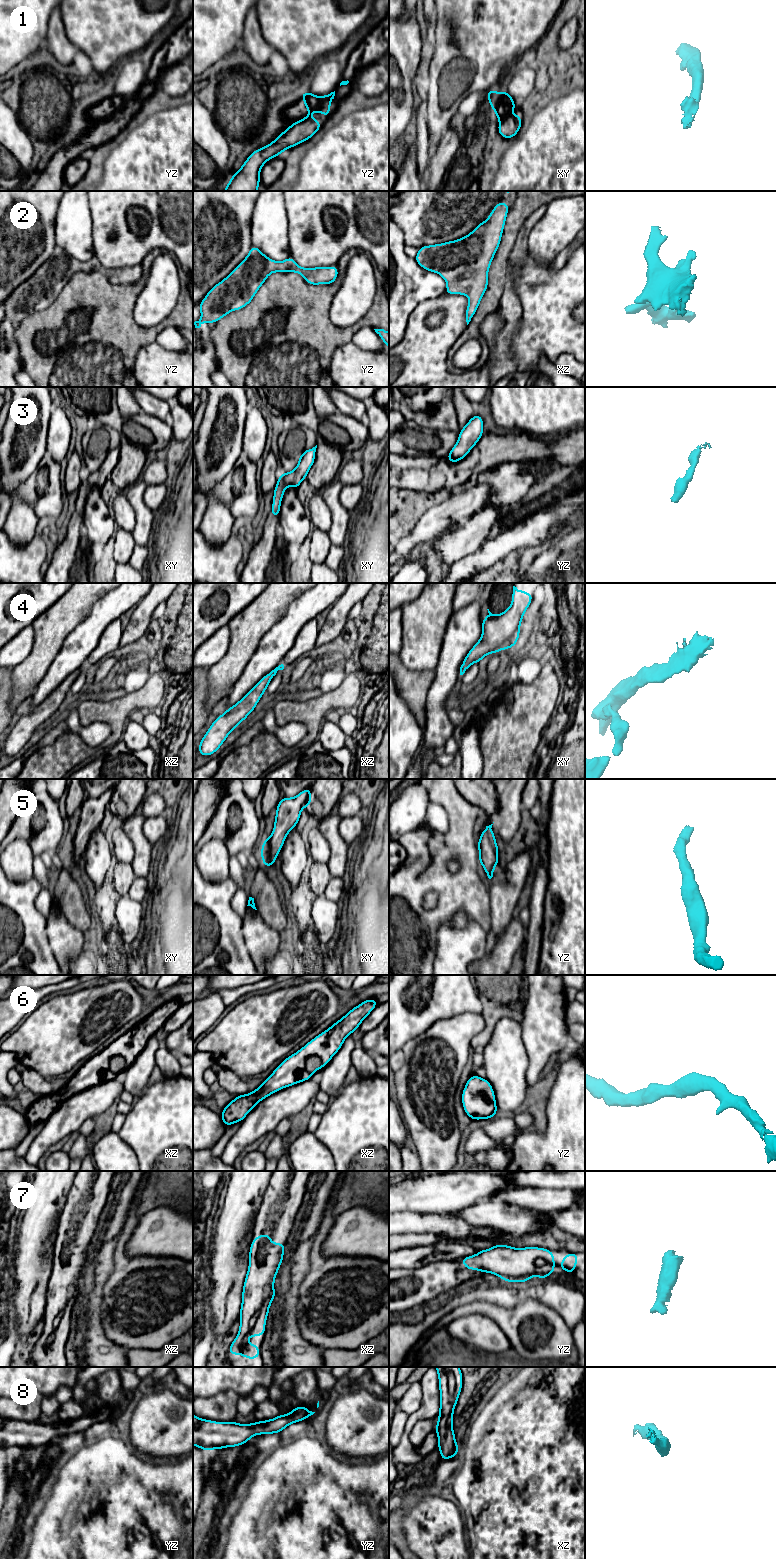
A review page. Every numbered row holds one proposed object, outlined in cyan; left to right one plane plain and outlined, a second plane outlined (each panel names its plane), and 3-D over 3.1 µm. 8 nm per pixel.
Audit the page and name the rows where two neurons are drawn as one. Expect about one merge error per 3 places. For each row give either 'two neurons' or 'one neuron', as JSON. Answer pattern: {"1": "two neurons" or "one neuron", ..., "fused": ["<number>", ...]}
{"1": "one neuron", "2": "one neuron", "3": "one neuron", "4": "one neuron", "5": "one neuron", "6": "one neuron", "7": "one neuron", "8": "one neuron", "fused": []}

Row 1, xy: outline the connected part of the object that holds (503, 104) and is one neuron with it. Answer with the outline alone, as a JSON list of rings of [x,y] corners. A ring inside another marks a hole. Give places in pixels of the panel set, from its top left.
[[[491,89],[487,92],[486,97],[500,121],[499,134],[506,139],[514,137],[521,128],[522,121],[520,115],[511,114],[516,107],[510,94],[506,91],[498,94],[494,89]]]

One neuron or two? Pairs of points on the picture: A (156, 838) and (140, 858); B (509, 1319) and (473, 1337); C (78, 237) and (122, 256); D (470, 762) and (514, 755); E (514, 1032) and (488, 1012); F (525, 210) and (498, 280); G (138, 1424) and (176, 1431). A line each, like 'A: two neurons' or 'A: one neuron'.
A: two neurons
B: two neurons
C: two neurons
D: two neurons
E: two neurons
F: one neuron
G: one neuron

